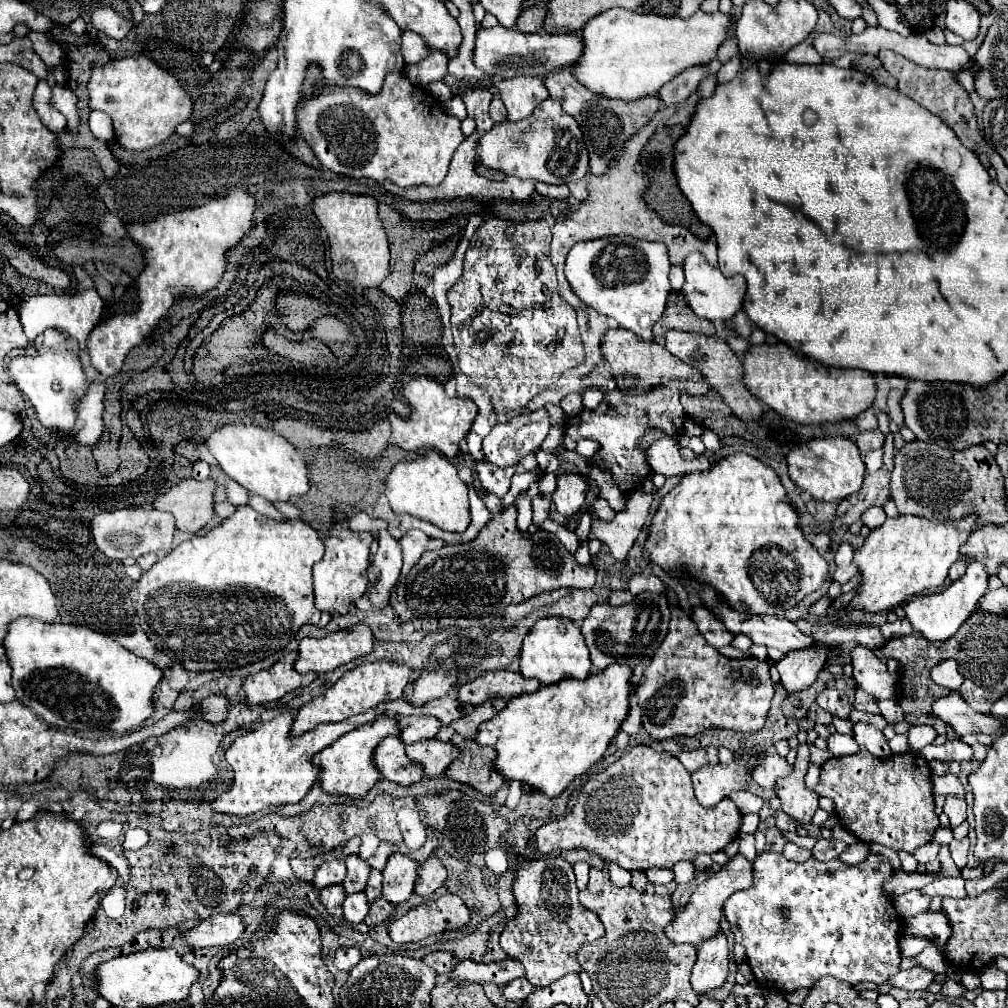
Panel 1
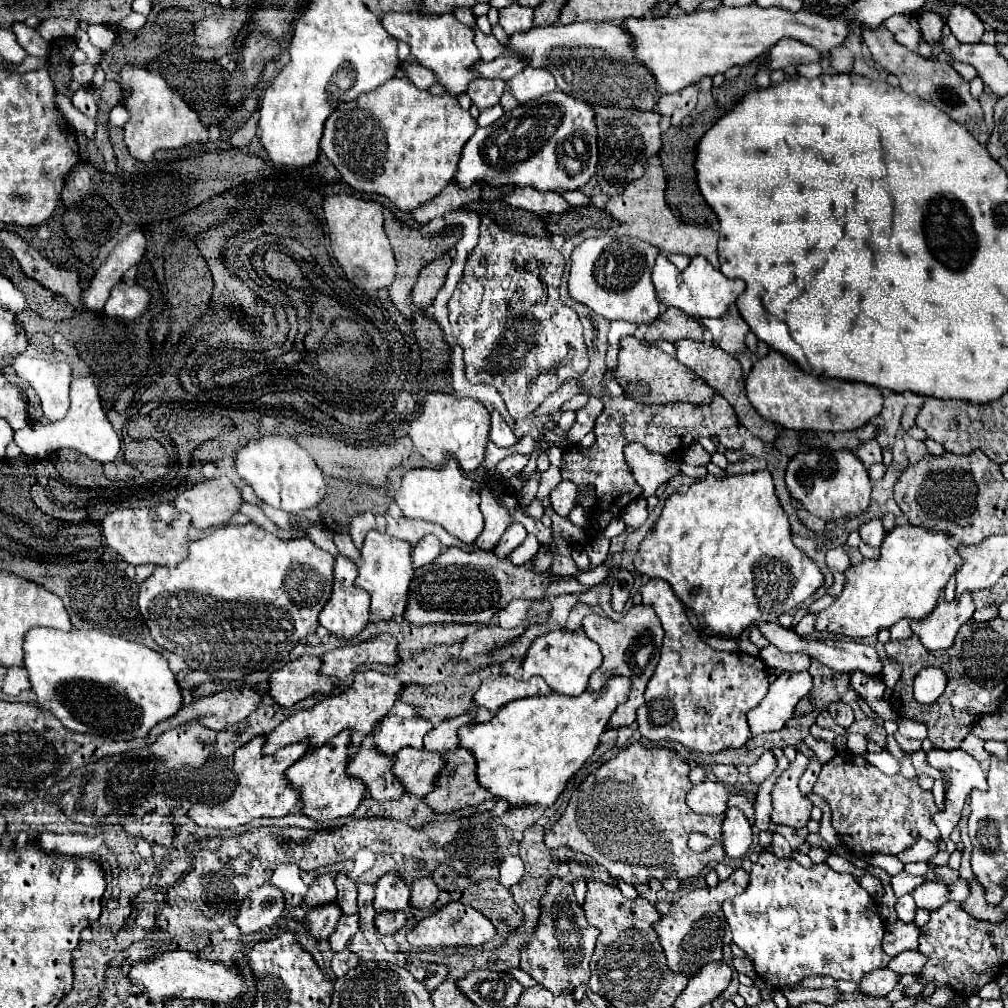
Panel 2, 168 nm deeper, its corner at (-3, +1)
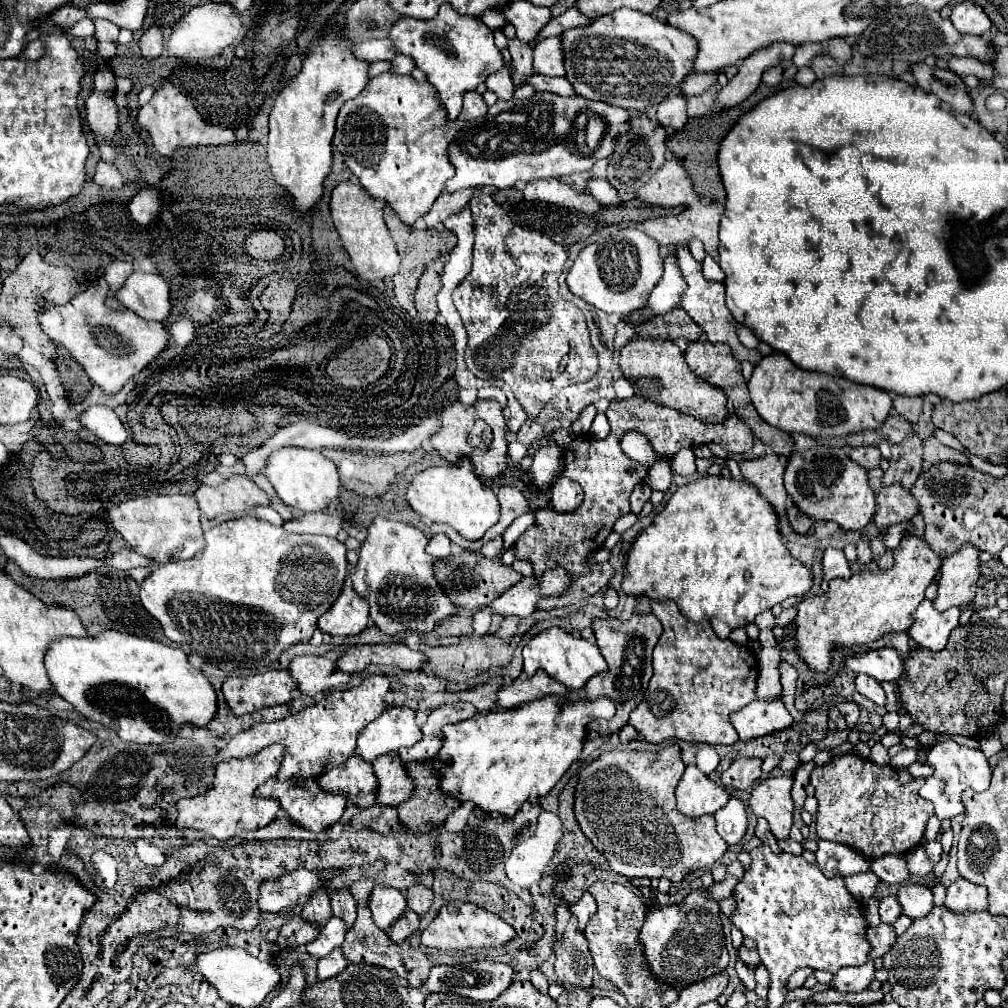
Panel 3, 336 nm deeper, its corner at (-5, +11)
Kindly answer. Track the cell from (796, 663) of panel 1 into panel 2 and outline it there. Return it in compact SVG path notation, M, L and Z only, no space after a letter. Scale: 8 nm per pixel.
M783 671L771 685L765 699L747 713L751 735L779 731L793 715L795 705L813 687L813 675L809 671L791 673Z

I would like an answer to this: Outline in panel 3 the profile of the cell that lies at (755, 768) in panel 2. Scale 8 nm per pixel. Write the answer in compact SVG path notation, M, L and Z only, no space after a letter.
M735 757L731 767L721 773L721 783L731 789L749 789L761 779L761 763L757 757Z

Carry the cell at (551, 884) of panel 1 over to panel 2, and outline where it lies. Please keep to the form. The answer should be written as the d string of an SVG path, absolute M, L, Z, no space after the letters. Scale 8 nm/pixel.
M553 877L547 883L545 895L541 897L541 917L535 925L535 931L531 935L531 939L521 947L521 969L527 971L541 987L553 991L555 995L565 991L567 987L577 987L581 983L589 981L589 961L595 949L595 941L597 941L597 927L591 927L585 919L583 907L577 905L577 899L573 895L573 883L561 879L561 877Z

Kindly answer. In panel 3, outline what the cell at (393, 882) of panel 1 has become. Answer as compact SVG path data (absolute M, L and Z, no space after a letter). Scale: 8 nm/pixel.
M377 885L369 897L369 911L373 915L373 921L379 929L387 931L405 911L405 897L401 891L393 887Z

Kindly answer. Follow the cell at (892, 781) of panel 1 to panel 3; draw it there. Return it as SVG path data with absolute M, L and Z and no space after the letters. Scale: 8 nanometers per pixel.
M855 753L837 755L829 765L815 767L811 785L819 803L815 827L819 839L849 845L869 861L917 849L923 841L927 819L933 815L933 805L919 797L923 779L901 785L893 767L879 767Z

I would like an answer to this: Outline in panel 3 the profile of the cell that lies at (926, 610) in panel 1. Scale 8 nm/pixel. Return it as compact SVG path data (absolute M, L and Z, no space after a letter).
M929 599L921 601L913 613L913 623L907 629L907 635L921 647L933 653L941 651L947 645L951 631L959 623L959 609L951 607L947 611L937 611Z

